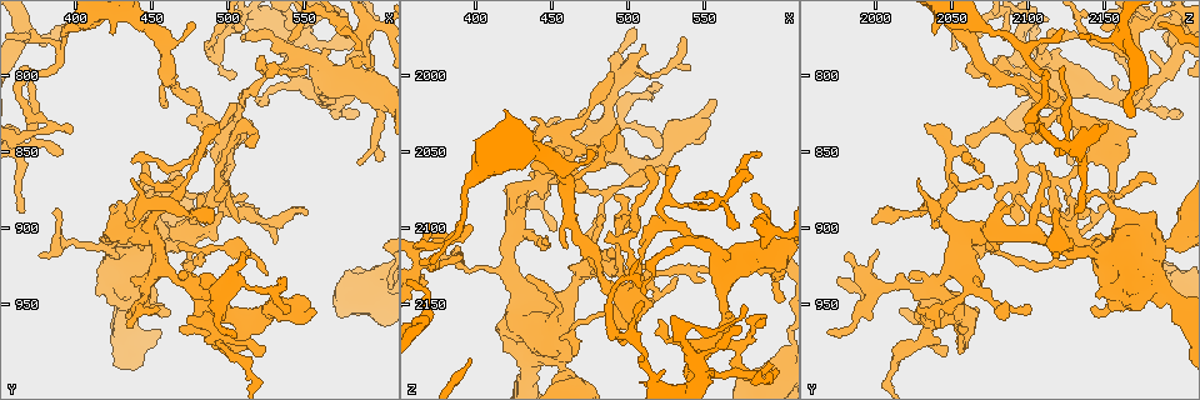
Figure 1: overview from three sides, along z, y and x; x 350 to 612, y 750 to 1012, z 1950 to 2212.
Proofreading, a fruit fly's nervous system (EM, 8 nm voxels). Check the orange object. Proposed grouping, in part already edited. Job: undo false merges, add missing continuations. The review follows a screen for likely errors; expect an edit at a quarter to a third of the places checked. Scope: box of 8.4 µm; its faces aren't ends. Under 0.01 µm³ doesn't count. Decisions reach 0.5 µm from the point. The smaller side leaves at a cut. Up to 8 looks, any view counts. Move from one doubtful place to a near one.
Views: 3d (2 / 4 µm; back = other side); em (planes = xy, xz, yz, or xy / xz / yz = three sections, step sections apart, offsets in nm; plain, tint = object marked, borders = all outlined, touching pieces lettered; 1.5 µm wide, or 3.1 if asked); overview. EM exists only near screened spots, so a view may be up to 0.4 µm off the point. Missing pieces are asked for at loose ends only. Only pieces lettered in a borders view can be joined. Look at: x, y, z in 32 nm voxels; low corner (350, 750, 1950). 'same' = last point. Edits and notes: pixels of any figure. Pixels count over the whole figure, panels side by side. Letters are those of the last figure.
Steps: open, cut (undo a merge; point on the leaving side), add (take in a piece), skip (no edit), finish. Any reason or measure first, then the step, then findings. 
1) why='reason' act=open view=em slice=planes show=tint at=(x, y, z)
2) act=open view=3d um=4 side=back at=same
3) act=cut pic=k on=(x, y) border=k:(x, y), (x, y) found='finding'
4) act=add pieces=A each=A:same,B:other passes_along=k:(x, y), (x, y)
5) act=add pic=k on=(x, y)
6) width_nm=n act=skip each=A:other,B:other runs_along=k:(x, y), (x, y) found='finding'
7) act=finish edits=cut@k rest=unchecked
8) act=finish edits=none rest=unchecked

why='narrows sharply' act=open view=em slice=planes show=borders at=(456, 910, 2194)

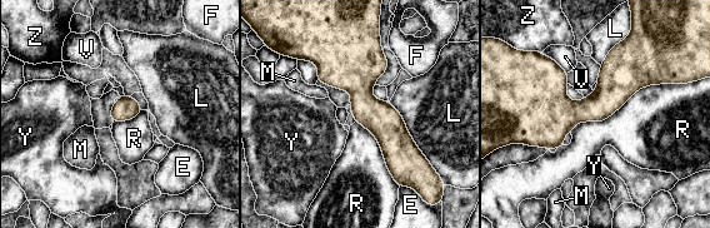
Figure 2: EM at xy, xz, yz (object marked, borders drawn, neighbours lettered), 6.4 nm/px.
width_nm=150 act=skip each=E:other,F:other,L:other,M:other,R:other,V:other,Y:other,Z:other runs_along=2:(354, 35), (396, 176) found='continuous, no second neuron'

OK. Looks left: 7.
why='arms part here' act=open view=3d um=4 side=back at=(512, 892, 2134)

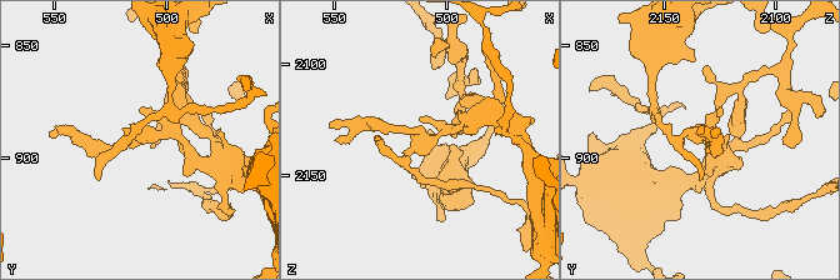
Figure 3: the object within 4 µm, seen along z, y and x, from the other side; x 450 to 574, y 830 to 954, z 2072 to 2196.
why='shape alone is not enough' act=open view=em slice=xz step=4 show=tint at=(511, 889, 2135)

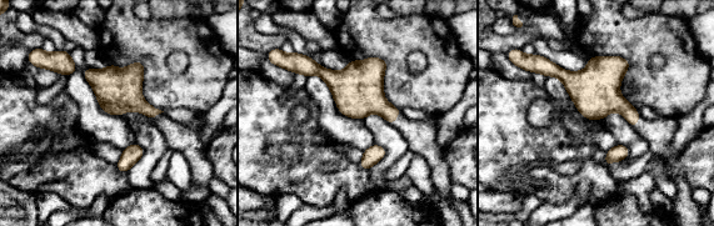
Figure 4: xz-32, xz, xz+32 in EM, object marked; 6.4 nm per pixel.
act=open view=em slice=xy step=4 show=borders at=same

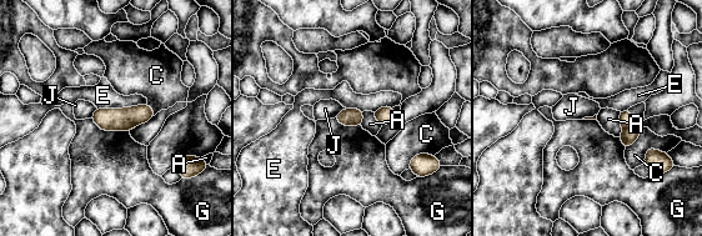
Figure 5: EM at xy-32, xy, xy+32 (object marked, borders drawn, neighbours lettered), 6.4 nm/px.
width_nm=140 act=cut pic=5 on=(628, 136) each=A:other,C:other,E:other,G:other,J:other found='two neurons meet here'

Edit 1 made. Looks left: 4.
why='branch stops here' act=open view=em slice=yz step=8 show=borders at=(510, 916, 1982)

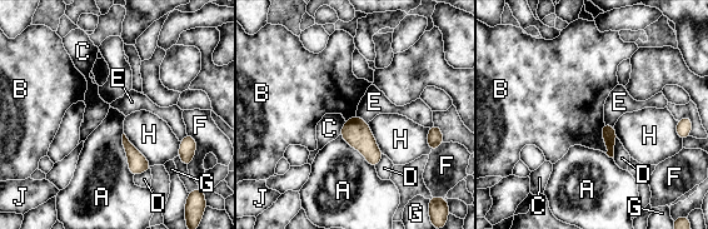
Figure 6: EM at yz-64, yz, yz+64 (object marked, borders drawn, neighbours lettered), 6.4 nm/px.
act=skip each=A:other,B:other,C:other,D:other,E:other,F:other,G:other,H:other,J:other found='no lettered piece goes on from it'

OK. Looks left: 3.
act=finish edits=cut@5 rest=unchecked

